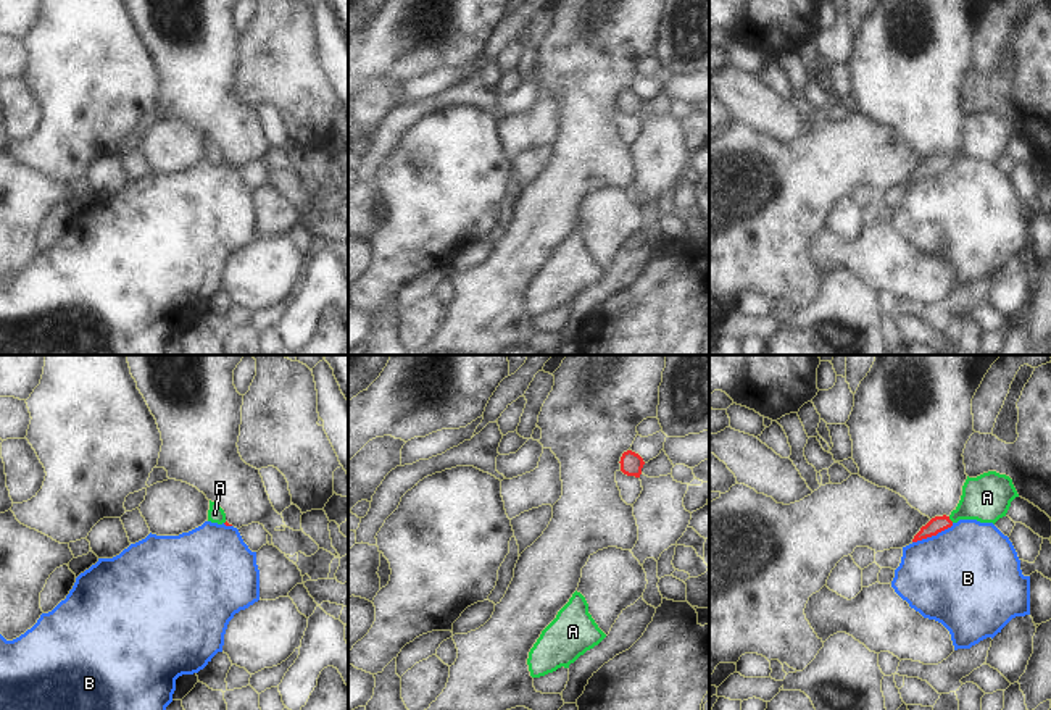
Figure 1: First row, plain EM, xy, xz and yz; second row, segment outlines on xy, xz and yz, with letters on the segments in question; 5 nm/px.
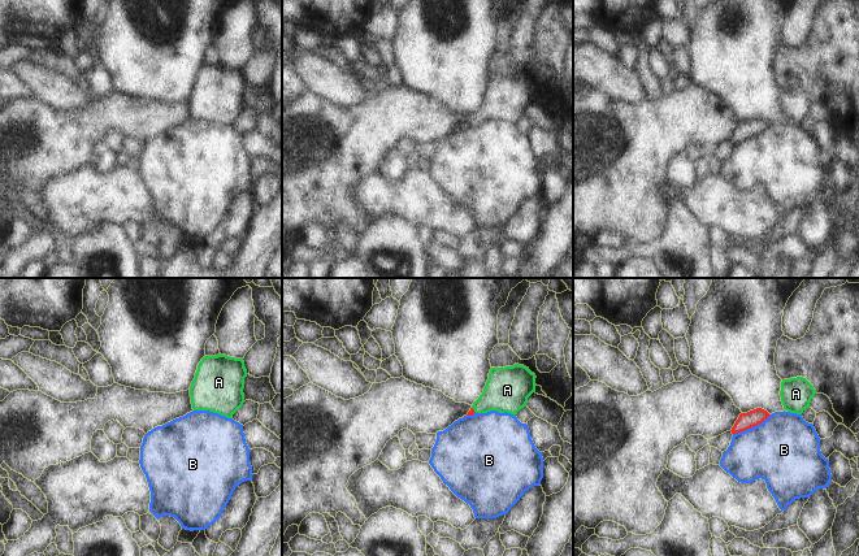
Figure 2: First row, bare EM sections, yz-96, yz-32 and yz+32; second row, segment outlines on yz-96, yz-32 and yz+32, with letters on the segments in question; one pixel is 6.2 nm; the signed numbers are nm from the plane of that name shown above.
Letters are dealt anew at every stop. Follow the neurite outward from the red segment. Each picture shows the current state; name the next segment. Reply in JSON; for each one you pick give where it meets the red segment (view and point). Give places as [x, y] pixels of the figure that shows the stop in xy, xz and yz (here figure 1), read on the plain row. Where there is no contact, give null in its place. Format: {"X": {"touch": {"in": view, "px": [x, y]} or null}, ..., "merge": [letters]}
{"A": {"touch": {"in": "yz", "px": [950, 158]}}, "merge": ["A"]}

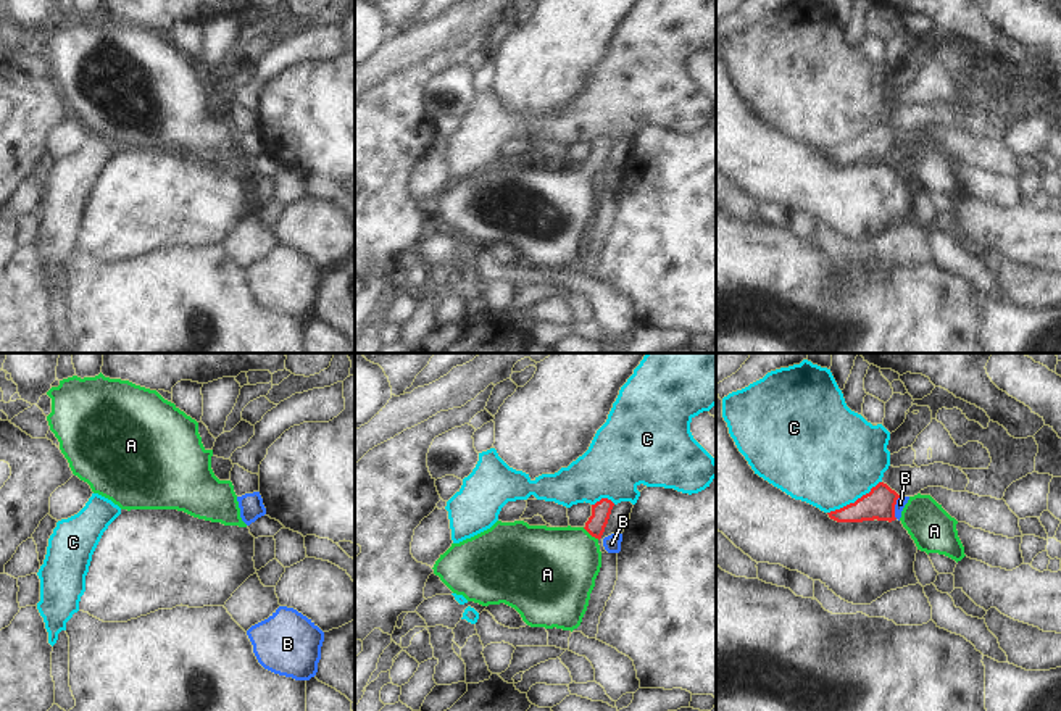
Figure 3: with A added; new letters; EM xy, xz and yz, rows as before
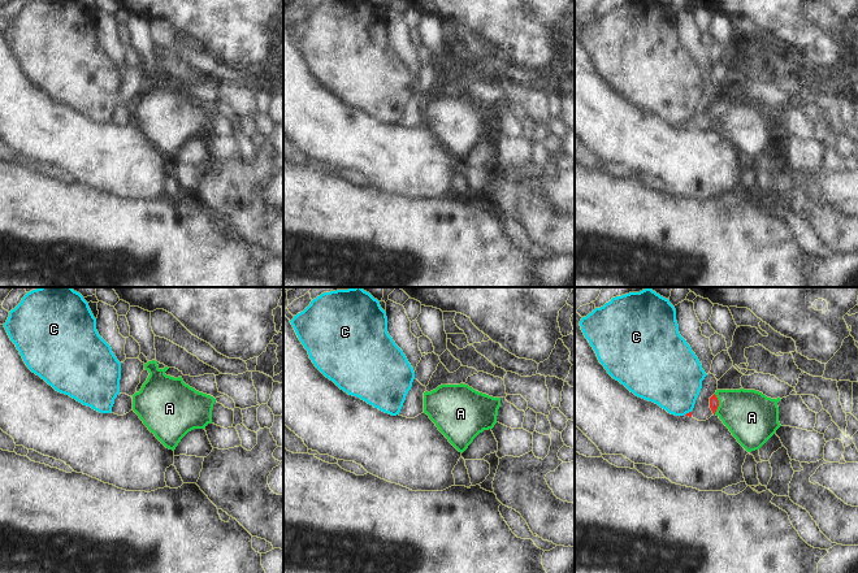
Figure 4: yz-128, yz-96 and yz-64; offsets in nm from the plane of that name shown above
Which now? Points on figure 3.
{"A": {"touch": {"in": "xz", "px": [590, 173]}}, "merge": ["A"]}

